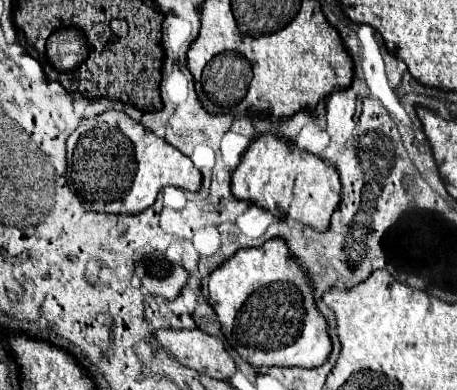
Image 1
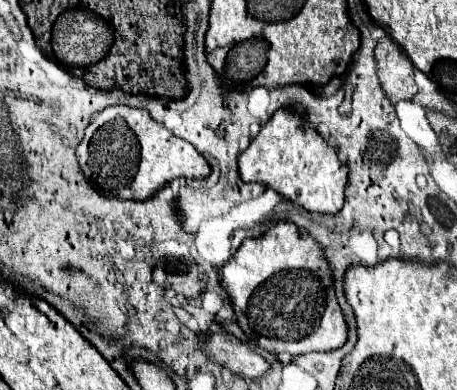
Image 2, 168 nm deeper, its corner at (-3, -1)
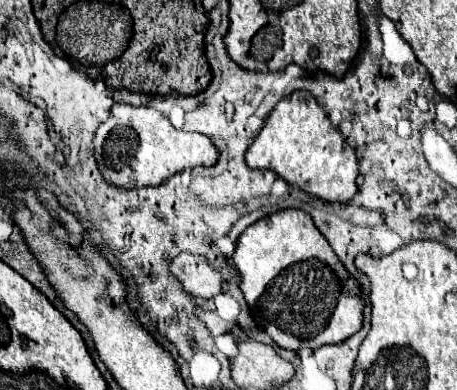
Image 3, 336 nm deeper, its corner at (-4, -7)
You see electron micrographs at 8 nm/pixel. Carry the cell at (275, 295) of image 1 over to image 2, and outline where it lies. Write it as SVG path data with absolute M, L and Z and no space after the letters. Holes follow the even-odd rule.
M282 220L276 226L268 228L262 236L244 240L238 252L224 264L220 272L222 286L232 298L240 328L260 348L272 354L288 352L292 356L300 356L308 352L330 352L346 342L348 326L334 294L332 268L324 256L324 248L294 222Z

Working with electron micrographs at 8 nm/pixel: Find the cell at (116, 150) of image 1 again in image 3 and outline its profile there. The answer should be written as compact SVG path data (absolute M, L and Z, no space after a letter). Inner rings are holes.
M115 104L109 118L97 128L93 146L93 156L105 182L117 188L159 186L167 178L187 168L209 168L217 162L217 150L207 136L175 130L165 116L147 106Z

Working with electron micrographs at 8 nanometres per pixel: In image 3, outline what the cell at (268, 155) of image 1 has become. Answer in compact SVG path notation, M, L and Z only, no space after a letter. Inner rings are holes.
M283 98L275 110L265 120L261 132L257 134L255 142L247 148L245 162L253 170L271 170L279 178L283 178L289 186L297 186L303 192L311 194L313 198L319 198L323 202L349 202L357 192L357 176L359 166L353 148L345 142L341 132L331 126L325 110L317 104L315 98Z

